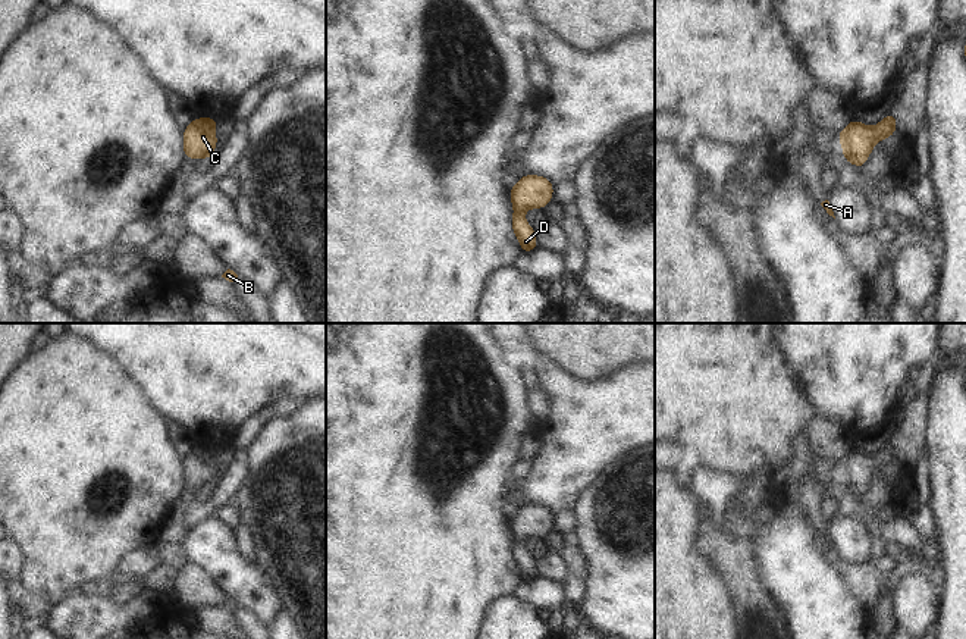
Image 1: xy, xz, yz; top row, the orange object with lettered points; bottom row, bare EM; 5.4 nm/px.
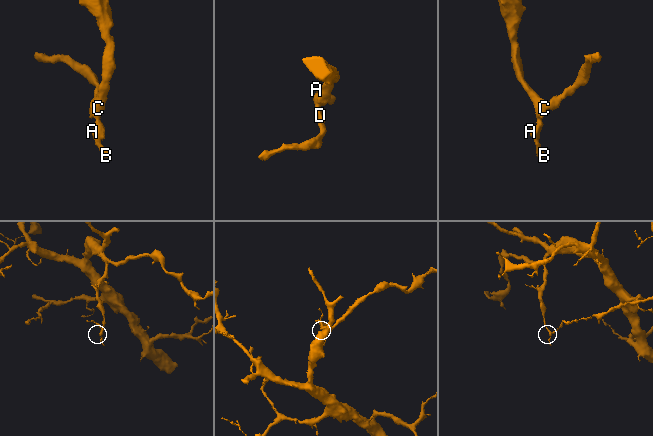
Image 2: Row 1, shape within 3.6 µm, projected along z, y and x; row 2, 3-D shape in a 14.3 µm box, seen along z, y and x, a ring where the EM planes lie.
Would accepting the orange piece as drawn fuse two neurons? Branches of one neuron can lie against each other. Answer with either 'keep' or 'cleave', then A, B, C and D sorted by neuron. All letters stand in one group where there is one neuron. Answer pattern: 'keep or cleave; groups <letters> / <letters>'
keep; groups A B C D

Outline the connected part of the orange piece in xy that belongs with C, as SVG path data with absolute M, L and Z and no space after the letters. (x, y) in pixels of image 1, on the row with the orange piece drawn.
M195 115L191 123L182 131L184 137L184 157L197 159L211 159L216 147L217 118L204 118Z

